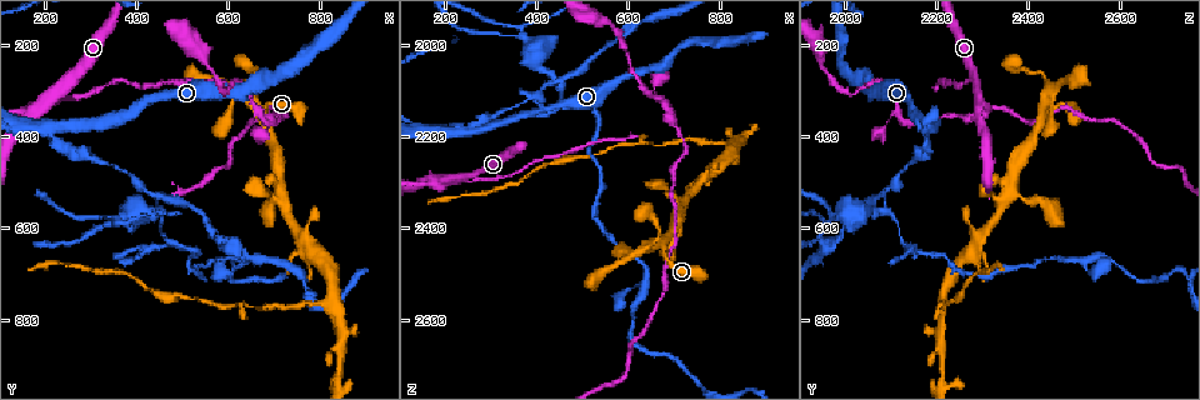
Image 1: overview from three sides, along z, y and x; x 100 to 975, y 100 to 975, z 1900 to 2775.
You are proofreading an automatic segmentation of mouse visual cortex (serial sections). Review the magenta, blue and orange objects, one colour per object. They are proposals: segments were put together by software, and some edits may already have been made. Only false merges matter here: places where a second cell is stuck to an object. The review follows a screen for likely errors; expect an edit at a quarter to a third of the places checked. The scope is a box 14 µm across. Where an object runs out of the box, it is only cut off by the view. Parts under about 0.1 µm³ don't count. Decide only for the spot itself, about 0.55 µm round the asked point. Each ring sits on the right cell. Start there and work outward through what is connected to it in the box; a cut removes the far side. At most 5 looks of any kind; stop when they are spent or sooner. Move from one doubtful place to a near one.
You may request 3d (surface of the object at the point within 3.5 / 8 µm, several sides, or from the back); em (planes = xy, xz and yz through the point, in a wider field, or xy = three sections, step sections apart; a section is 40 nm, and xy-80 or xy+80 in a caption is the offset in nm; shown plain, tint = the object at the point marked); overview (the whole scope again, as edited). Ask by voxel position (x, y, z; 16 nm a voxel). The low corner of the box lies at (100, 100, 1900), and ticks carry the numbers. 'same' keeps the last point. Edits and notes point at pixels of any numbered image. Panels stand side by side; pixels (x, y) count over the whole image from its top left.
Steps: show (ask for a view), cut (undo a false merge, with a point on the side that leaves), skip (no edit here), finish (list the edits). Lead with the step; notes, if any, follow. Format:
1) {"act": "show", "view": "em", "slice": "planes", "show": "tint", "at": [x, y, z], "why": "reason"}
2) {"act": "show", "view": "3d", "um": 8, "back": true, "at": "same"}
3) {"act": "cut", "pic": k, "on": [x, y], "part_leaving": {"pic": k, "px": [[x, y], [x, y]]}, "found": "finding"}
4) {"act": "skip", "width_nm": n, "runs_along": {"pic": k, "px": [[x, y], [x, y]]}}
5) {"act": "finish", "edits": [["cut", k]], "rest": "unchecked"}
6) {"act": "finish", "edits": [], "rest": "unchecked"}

{"act": "show", "view": "3d", "um": 8, "at": [675, 340, 2445], "why": "arms part here"}

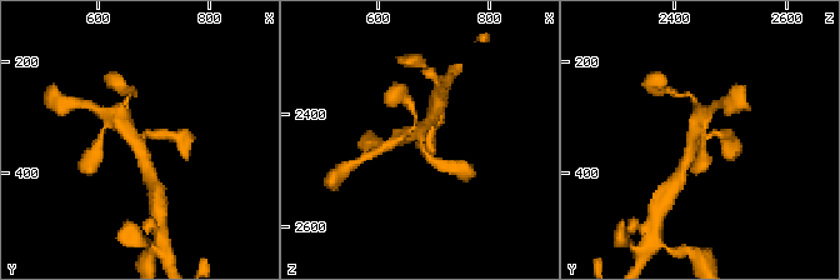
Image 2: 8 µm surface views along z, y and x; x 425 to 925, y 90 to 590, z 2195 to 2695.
{"act": "show", "view": "em", "slice": "xy", "step": 5, "show": "tint", "at": [680, 345, 2440]}

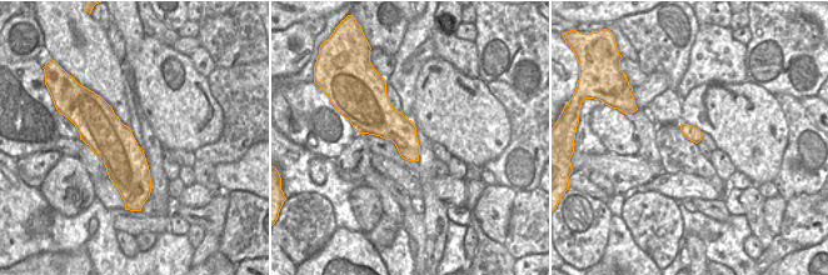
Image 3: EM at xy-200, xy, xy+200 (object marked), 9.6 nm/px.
{"act": "skip", "arm_widths_nm": [200, 300, 400], "runs_along": {"pic": 2, "px": [[724, 135], [698, 143], [680, 173]]}, "found": "one cell here"}

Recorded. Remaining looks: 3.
{"act": "show", "view": "em", "slice": "planes", "show": "tint", "at": [230, 375, 2200], "why": "arms part here"}

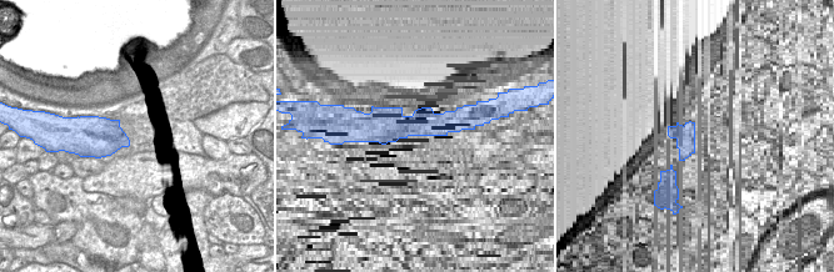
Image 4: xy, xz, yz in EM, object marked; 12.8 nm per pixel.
{"act": "show", "view": "3d", "um": 3.5, "at": "same"}

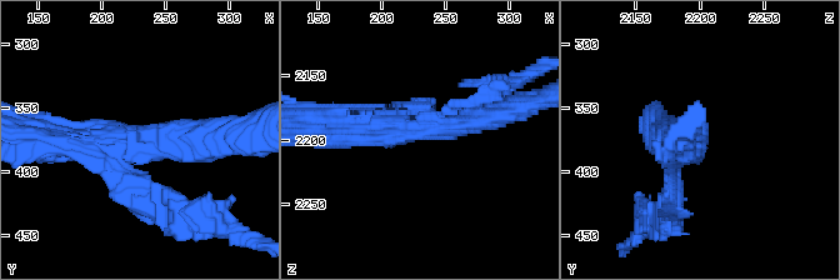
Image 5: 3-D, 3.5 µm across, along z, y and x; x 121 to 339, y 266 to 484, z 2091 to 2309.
{"act": "cut", "pic": 5, "on": [135, 201], "arm_widths_nm": [200, 300, 350], "part_leaving": {"pic": 5, "px": [[125, 165], [148, 196], [221, 224]]}, "found": "two cells meet here"}

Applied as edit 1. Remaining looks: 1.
{"act": "finish", "edits": [["cut", 5]], "rest": "unchecked"}

